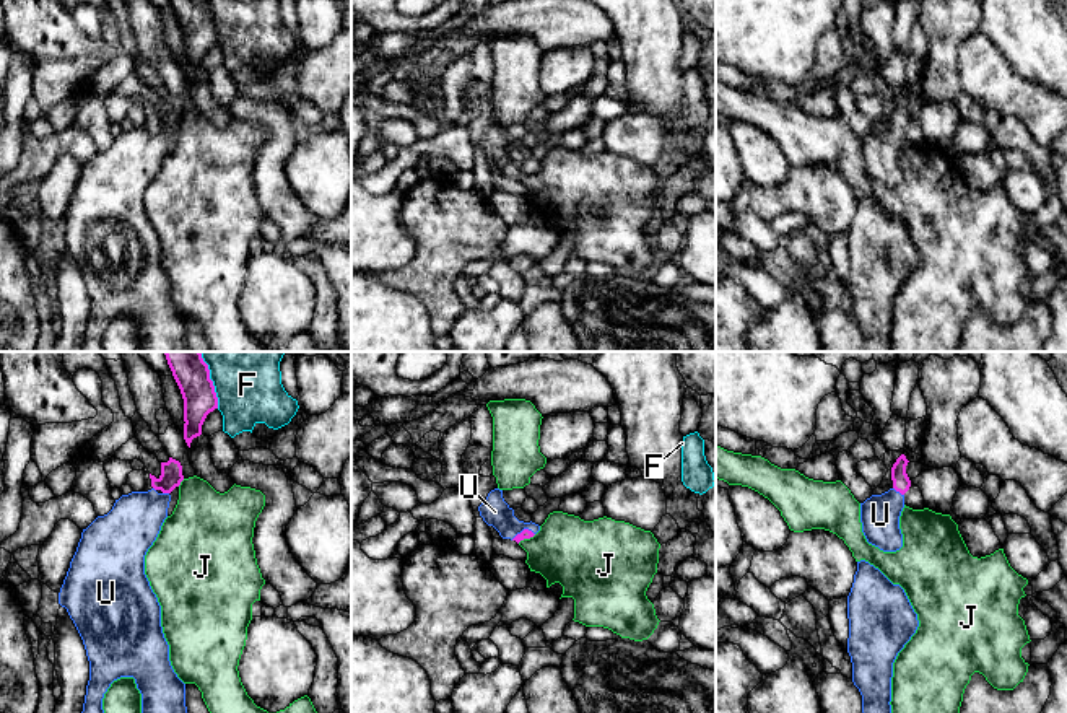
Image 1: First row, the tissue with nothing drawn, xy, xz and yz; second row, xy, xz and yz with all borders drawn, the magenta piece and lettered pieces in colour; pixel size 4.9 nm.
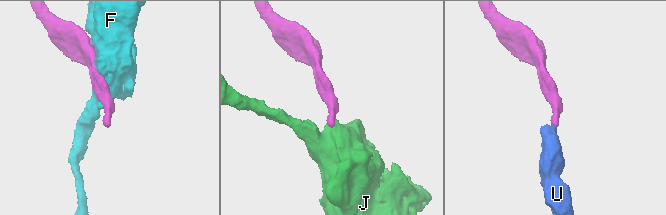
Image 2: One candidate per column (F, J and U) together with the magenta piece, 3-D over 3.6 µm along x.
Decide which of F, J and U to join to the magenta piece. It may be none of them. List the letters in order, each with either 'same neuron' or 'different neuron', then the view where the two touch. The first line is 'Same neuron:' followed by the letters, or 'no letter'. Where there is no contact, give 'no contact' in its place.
Same neuron: U
F: different neuron; meets magenta in xy
J: different neuron; meets magenta in xz
U: same neuron; meets magenta in xz

